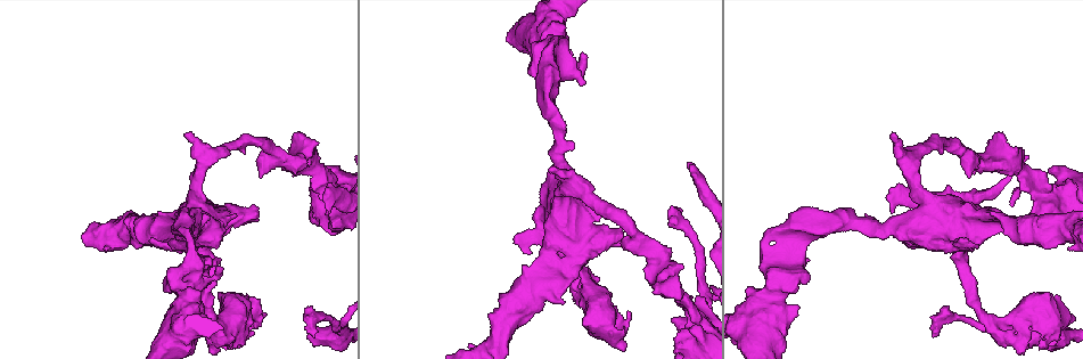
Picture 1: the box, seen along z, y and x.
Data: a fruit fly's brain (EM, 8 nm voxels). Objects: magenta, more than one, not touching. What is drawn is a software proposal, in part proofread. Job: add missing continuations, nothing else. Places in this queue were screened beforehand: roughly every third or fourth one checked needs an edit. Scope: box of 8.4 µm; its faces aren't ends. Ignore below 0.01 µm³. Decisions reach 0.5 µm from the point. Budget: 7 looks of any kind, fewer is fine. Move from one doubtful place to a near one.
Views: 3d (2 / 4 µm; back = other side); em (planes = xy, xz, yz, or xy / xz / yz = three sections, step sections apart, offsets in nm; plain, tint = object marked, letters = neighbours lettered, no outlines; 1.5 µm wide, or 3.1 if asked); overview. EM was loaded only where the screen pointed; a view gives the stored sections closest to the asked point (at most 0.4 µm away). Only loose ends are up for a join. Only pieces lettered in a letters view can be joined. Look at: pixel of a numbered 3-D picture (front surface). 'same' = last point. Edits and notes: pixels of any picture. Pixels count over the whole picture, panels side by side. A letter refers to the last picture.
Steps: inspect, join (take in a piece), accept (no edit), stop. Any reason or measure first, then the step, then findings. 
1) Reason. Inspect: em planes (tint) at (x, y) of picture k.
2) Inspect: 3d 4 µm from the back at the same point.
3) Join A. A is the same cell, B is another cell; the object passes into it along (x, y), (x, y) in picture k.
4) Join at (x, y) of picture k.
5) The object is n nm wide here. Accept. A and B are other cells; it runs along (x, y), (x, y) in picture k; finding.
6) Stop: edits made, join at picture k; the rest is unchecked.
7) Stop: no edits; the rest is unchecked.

Branch stops here. Inspect: em planes (letters) at (893, 134) of picture 1.

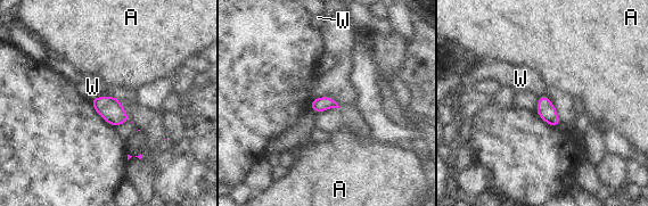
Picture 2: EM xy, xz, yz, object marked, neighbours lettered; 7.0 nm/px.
Accept. A and W are other cells; a border runs along (101, 95), (91, 99) in picture 2; no lettered piece goes on from it.

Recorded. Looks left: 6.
Branch stops here. Inspect: 3d 4 µm at (216, 261) of picture 1.

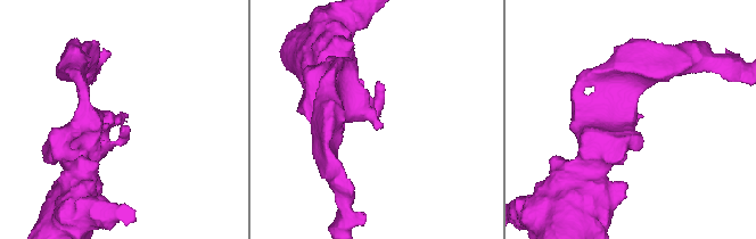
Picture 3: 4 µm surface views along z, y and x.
Shape alone is not enough. Inspect: em xy step 4 (letters) at (124, 118) of picture 3.

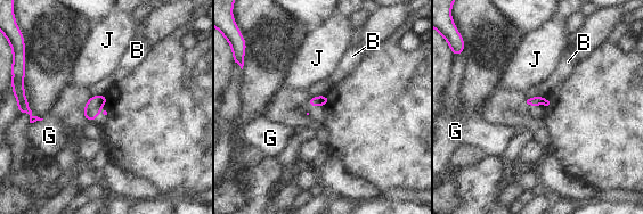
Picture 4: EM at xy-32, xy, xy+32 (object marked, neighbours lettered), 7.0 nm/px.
The longest contact is with G, 110 nm. Accept. B, G and J are other cells; none of them fits.

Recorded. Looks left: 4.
Free end. Inspect: 3d 2 µm at (306, 338) of picture 1.

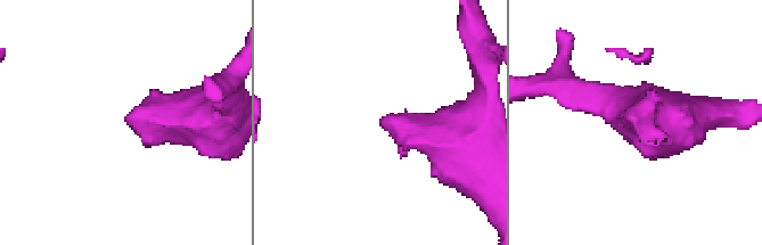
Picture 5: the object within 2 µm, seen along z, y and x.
Now the EM. Inspect: em planes (letters) at (626, 119) of picture 5.

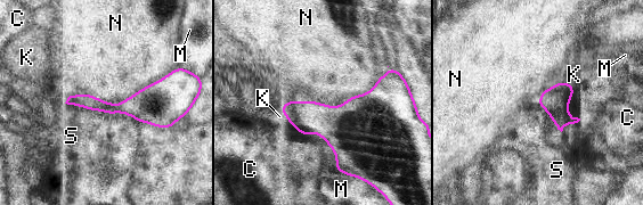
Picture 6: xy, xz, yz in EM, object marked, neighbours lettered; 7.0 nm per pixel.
Accept. C, K, M, N and S are other cells; a border runs along (175, 68), (123, 100) in picture 6; none of them fits.

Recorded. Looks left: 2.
Stop: no edits; the rest is unchecked.

